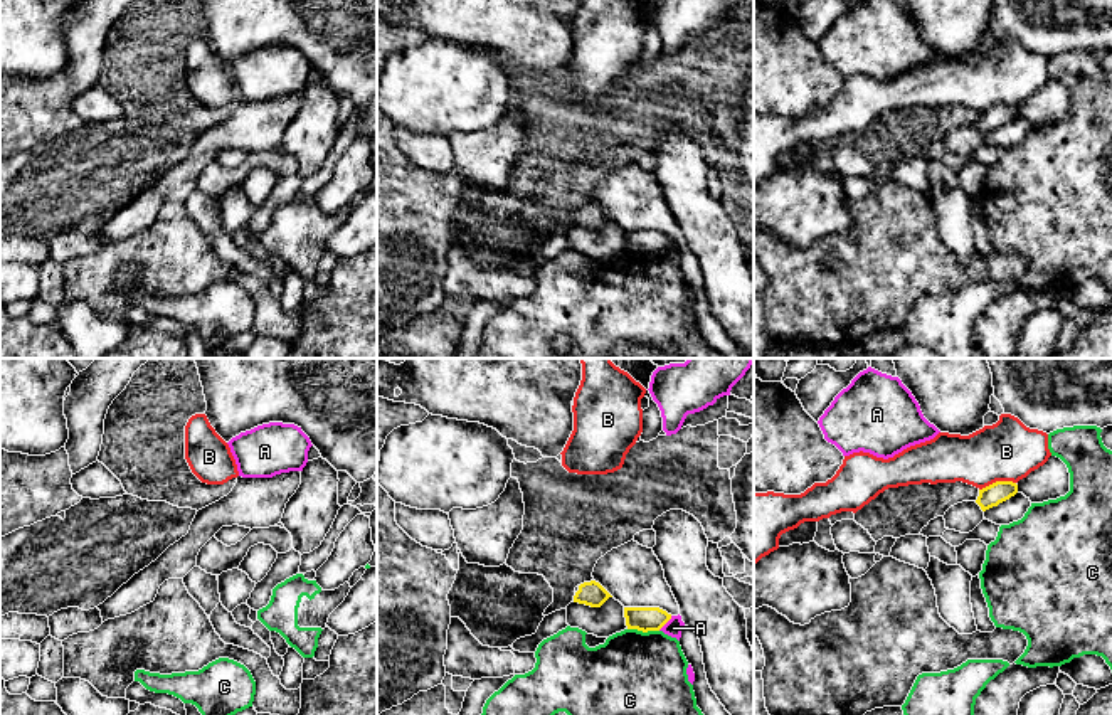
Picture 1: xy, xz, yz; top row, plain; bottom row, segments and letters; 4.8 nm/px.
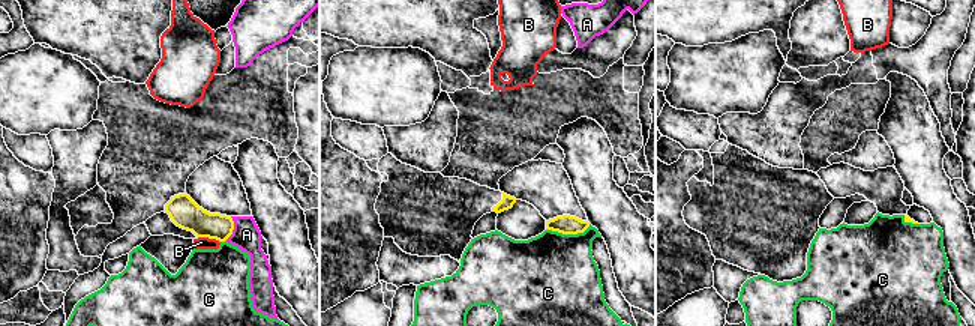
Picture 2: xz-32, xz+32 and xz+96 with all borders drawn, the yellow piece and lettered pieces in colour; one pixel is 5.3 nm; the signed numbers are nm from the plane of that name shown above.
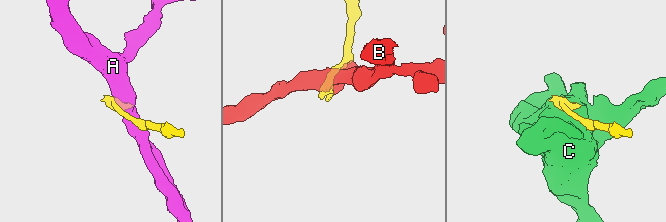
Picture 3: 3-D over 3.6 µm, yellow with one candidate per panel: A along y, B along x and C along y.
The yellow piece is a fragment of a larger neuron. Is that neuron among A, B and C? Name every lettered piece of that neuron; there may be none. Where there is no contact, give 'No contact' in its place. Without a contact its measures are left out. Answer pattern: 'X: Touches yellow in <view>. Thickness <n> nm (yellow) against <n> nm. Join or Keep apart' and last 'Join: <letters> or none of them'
A: Touches yellow in xz. Thickness 120 nm (yellow) against 80 nm. Keep apart
B: Touches yellow in yz. Thickness 100 nm (yellow) against 280 nm. Keep apart
C: Touches yellow in xz. Thickness 120 nm (yellow) against 480 nm. Keep apart
Join: none of them

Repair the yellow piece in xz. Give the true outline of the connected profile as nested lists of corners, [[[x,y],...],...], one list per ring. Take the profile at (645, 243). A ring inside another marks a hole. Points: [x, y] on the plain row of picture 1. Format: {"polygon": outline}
{"polygon": [[[624,230],[624,241],[627,252],[648,256],[659,254],[671,242],[671,237],[659,230]]]}

